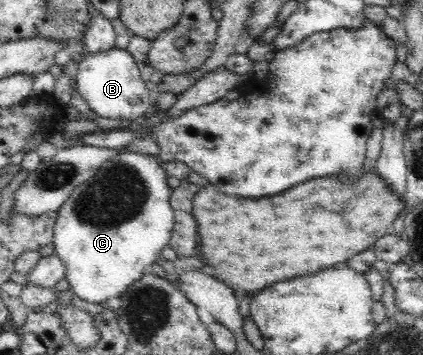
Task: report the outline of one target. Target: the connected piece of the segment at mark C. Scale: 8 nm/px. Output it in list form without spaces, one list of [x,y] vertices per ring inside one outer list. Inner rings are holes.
[[[120,149],[117,155],[114,155],[114,158],[108,159],[104,164],[98,167],[98,171],[87,179],[84,183],[81,183],[71,194],[70,197],[62,204],[62,207],[57,211],[58,217],[56,225],[53,229],[53,243],[55,245],[55,253],[58,254],[58,257],[61,257],[61,260],[66,266],[66,279],[67,283],[70,283],[70,287],[80,299],[88,301],[88,303],[102,303],[106,299],[111,299],[114,297],[120,297],[126,287],[140,279],[142,273],[145,273],[149,270],[159,255],[161,255],[162,248],[165,245],[168,245],[170,239],[171,231],[173,230],[173,225],[175,224],[175,215],[174,210],[170,203],[170,196],[173,188],[168,185],[168,176],[163,168],[163,164],[160,159],[156,156],[150,156],[150,154],[140,154],[134,153],[132,151],[126,151],[126,149]]]

